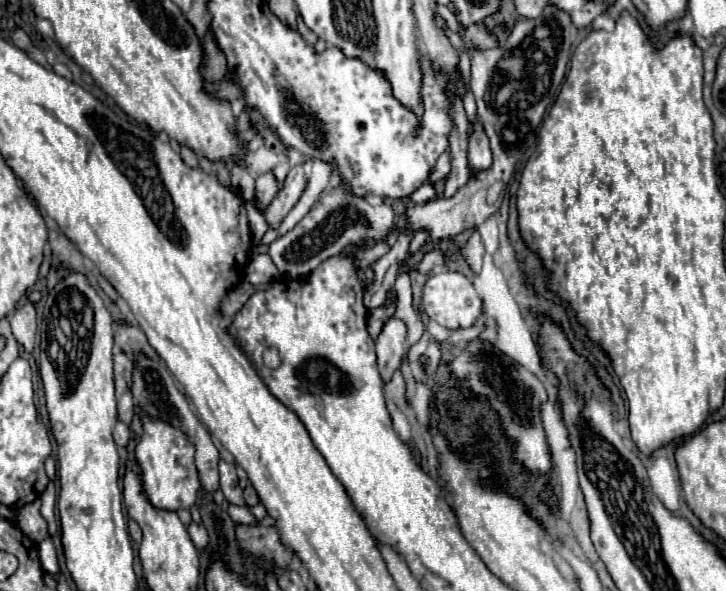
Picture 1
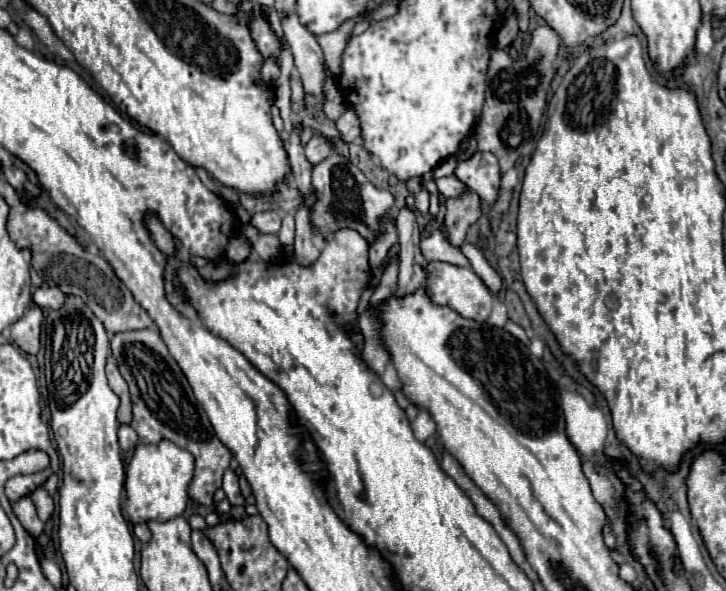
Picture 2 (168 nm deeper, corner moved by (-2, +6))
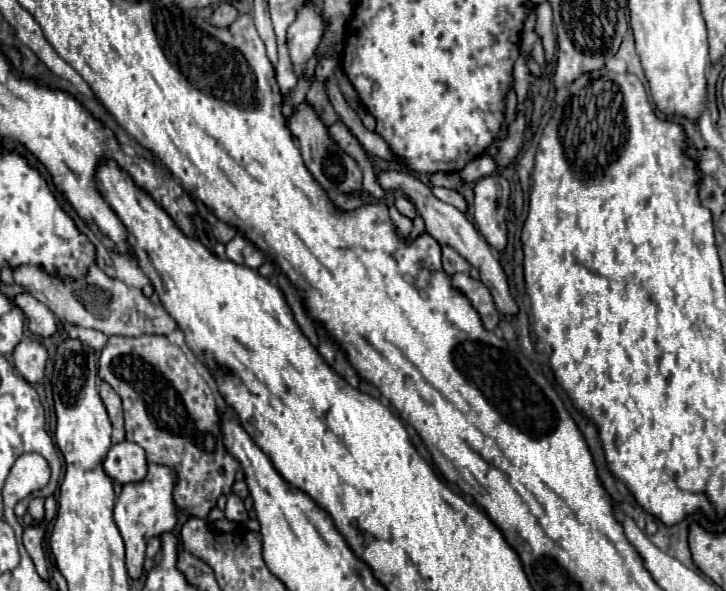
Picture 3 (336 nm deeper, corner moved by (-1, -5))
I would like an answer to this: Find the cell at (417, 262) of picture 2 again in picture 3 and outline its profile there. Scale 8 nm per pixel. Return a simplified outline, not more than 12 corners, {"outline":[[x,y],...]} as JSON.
{"outline":[[407,197],[395,199],[401,215],[415,219],[413,203]]}

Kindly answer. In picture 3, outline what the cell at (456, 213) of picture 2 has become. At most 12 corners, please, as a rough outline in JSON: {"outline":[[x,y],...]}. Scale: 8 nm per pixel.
{"outline":[[441,245],[441,263],[447,275],[469,273],[471,265]]}

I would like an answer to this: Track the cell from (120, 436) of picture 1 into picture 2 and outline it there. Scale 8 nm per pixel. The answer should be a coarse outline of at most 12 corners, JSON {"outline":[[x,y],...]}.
{"outline":[[128,424],[118,428],[118,444],[124,452],[138,444],[136,434]]}

